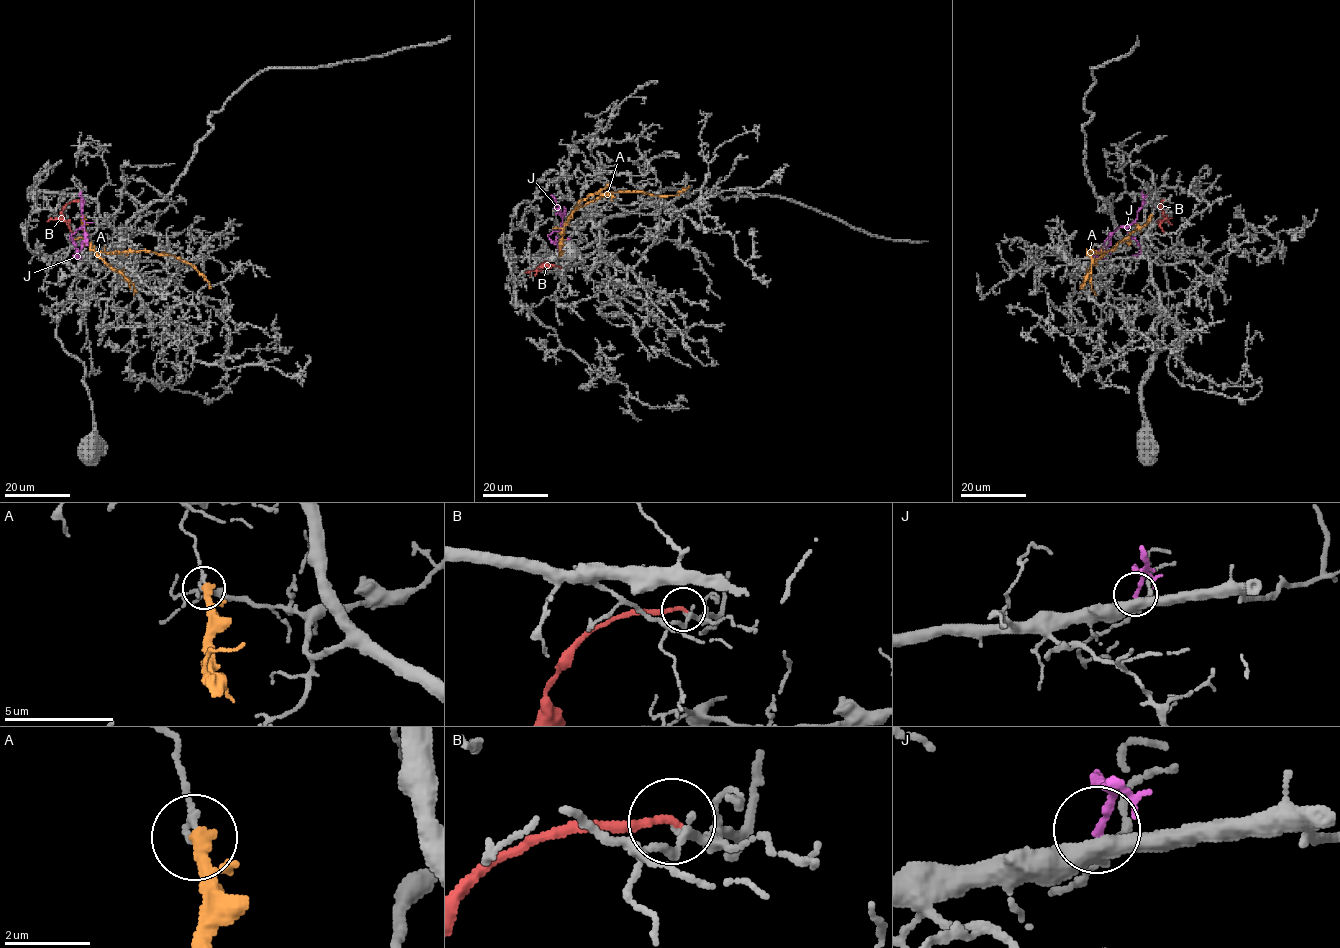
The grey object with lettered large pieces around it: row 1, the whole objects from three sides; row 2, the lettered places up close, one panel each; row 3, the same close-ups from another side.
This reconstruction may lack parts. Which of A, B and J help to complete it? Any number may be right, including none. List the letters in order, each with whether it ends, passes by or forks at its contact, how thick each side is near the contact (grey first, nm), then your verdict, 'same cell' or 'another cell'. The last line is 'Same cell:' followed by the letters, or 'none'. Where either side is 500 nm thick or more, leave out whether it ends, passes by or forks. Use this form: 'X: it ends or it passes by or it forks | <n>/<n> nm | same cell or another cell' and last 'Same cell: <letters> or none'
A: it ends | 170/360 nm | another cell
B: it ends | 170/180 nm | another cell
J: it ends | 400/160 nm | another cell
Same cell: none

